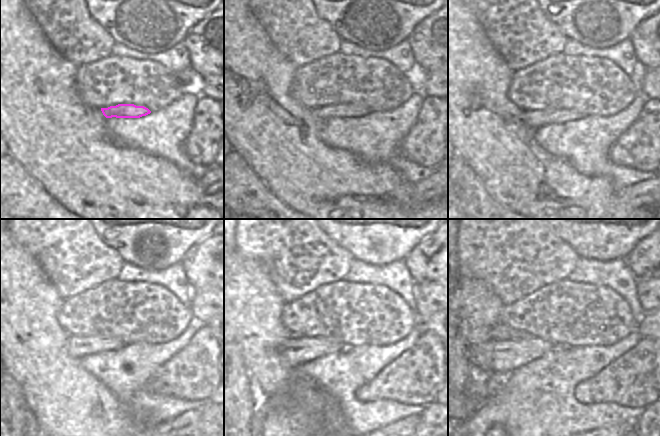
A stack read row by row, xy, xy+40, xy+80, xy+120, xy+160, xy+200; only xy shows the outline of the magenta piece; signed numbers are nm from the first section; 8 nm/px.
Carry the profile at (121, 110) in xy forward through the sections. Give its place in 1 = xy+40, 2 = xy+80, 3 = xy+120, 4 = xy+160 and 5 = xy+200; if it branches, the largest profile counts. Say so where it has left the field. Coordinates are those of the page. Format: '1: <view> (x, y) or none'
1: xy+40 (343, 110)
2: xy+80 (536, 119)
3: xy+120 (79, 347)
4: xy+160 (295, 350)
5: xy+200 (505, 356)

